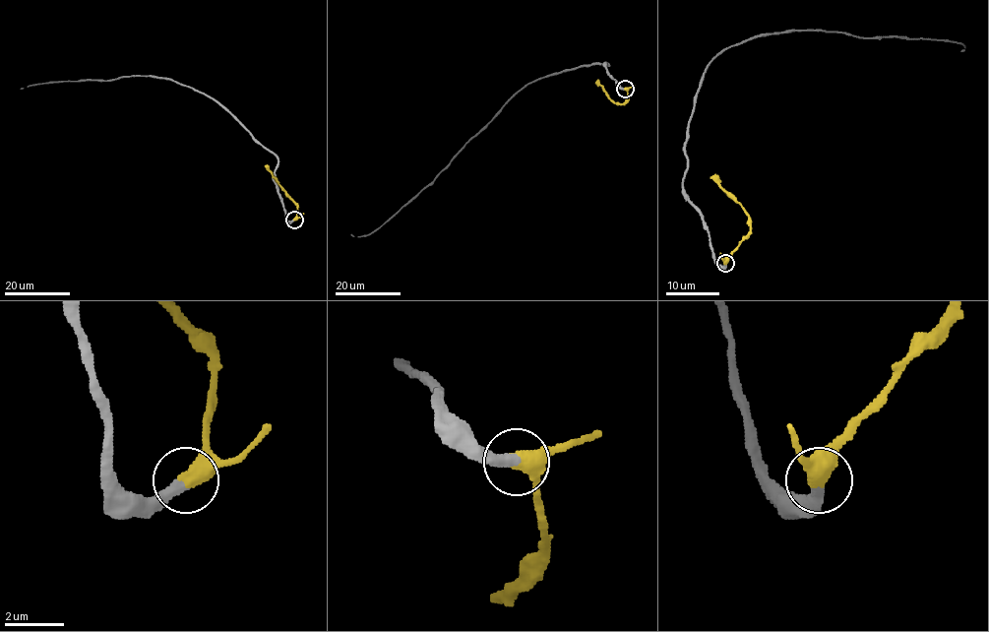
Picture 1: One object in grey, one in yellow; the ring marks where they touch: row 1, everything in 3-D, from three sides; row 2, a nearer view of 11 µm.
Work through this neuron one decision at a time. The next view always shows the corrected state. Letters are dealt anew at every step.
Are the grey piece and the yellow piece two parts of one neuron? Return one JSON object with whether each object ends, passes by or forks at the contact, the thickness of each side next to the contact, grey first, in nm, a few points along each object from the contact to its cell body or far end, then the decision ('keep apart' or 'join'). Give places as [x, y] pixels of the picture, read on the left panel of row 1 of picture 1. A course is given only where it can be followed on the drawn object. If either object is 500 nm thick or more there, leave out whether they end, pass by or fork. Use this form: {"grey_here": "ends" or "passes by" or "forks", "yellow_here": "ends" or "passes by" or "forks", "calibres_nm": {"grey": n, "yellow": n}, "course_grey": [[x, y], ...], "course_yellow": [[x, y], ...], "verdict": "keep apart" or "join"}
{"calibres_nm": {"grey": 400, "yellow": 650}, "course_grey": [[294, 220], [285, 219], [278, 192], [278, 158], [218, 103], [193, 88], [149, 76], [51, 82], [21, 89]], "course_yellow": [[294, 220], [297, 205], [267, 166]], "verdict": "join"}

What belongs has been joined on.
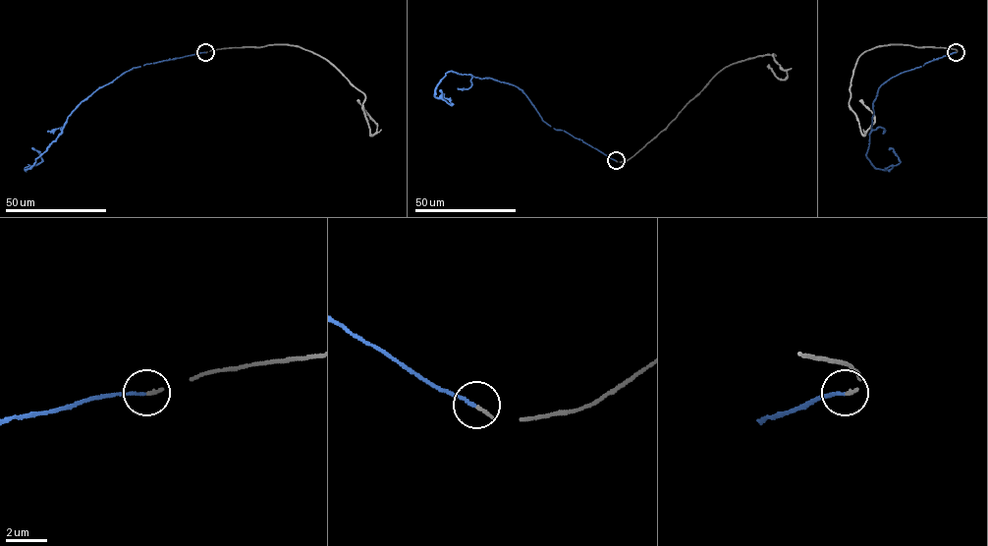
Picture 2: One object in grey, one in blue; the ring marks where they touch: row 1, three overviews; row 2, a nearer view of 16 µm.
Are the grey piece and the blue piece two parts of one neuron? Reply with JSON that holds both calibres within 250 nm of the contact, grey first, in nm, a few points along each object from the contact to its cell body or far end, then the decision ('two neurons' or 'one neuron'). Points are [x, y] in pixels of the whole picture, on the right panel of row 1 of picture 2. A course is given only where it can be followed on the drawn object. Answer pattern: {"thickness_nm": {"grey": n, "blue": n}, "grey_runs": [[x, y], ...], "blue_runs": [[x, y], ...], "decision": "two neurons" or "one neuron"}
{"thickness_nm": {"grey": 150, "blue": 140}, "grey_runs": [[956, 52], [888, 44], [864, 52], [850, 80], [849, 103], [864, 135], [874, 118], [859, 100]], "blue_runs": [[956, 52], [900, 73], [879, 86], [866, 157], [875, 167], [890, 170], [900, 161], [889, 149]], "decision": "one neuron"}

